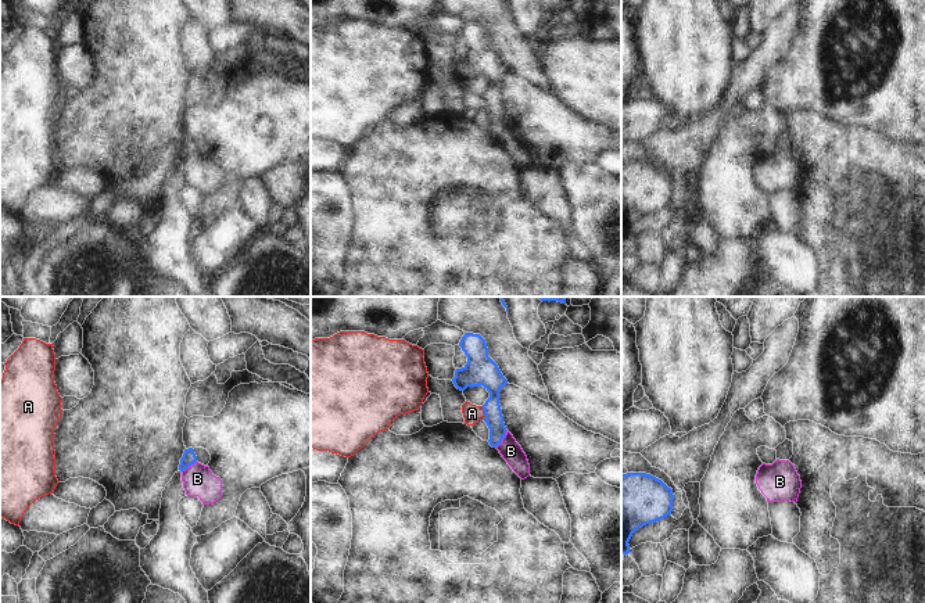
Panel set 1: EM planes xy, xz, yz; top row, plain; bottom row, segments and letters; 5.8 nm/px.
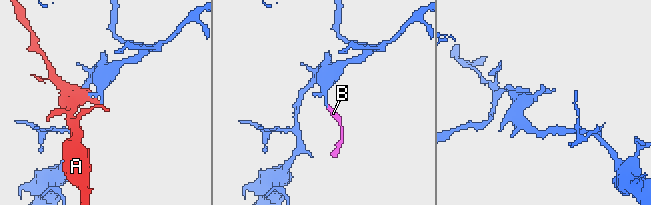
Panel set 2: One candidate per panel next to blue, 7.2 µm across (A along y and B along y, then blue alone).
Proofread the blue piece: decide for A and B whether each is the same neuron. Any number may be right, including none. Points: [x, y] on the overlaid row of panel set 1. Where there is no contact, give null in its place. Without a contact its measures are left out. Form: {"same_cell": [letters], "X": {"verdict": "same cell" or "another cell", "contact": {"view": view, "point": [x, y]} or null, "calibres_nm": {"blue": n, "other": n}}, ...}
{"same_cell": [], "A": {"verdict": "another cell", "contact": {"view": "xz", "point": [484, 413]}, "calibres_nm": {"blue": 180, "other": 110}}, "B": {"verdict": "another cell", "contact": {"view": "xz", "point": [502, 438]}, "calibres_nm": {"blue": 110, "other": 120}}}

